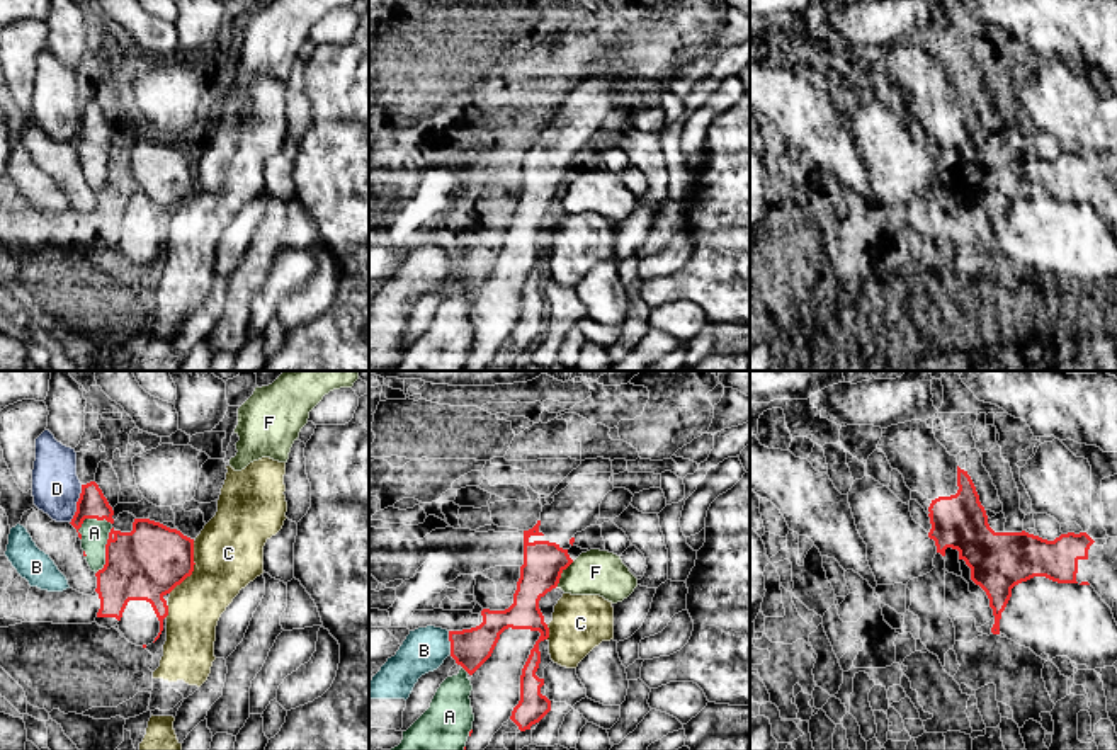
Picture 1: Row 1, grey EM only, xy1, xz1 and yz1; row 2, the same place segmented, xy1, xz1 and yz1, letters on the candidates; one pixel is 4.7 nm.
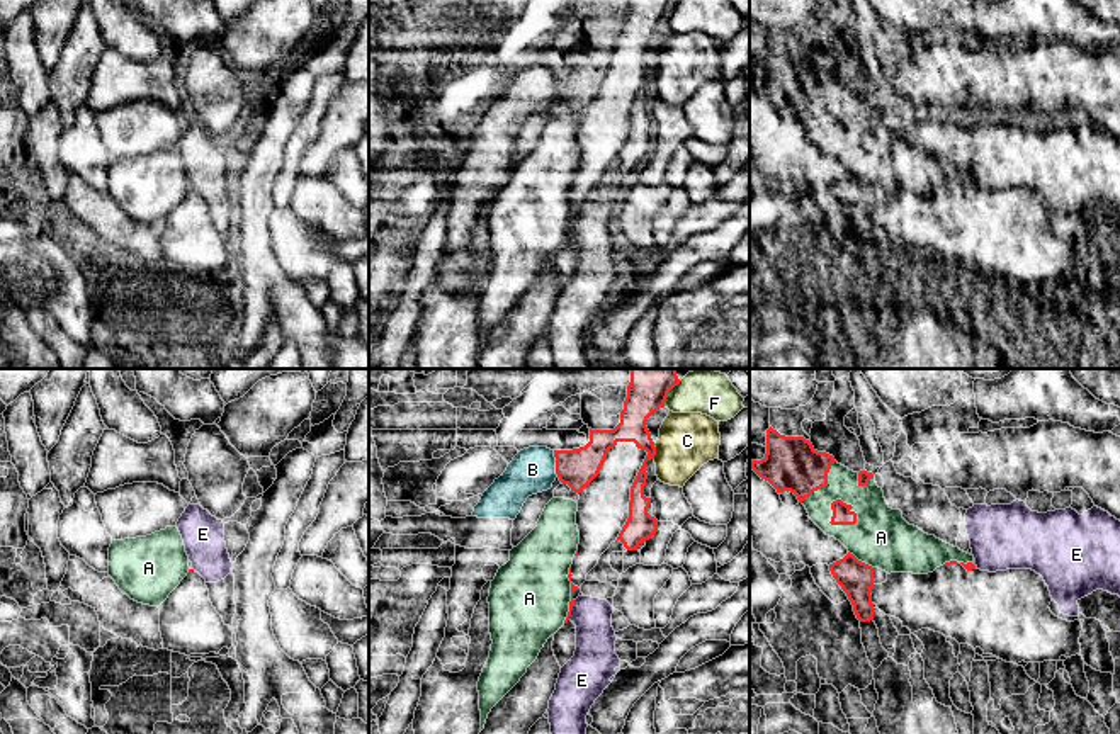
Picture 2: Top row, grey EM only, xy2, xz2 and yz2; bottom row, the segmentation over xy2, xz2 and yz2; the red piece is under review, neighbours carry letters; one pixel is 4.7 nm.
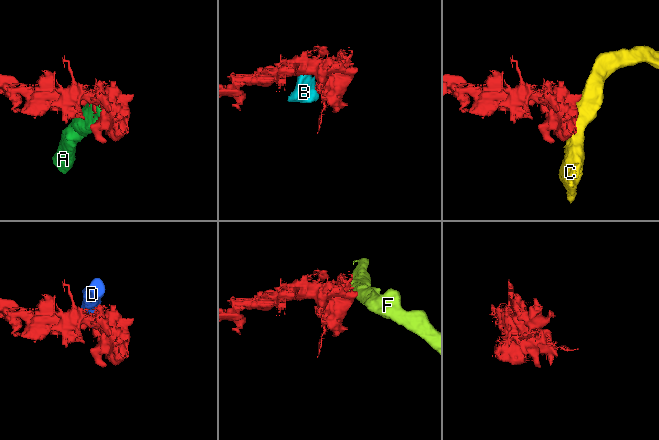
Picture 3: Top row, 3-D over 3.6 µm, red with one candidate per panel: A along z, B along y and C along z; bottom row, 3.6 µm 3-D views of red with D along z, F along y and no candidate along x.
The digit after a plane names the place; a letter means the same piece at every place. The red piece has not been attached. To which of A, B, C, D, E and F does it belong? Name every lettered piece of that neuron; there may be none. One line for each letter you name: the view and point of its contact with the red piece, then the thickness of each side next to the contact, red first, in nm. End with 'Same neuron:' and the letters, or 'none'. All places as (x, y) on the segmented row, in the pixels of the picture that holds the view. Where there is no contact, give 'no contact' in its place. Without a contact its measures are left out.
Same neuron: none

